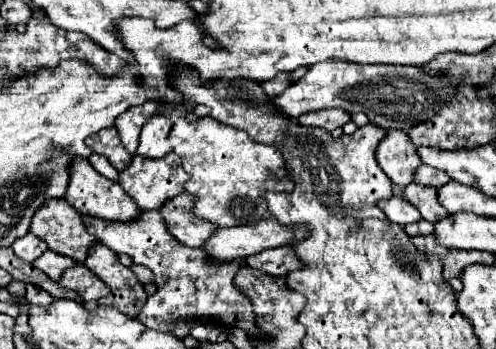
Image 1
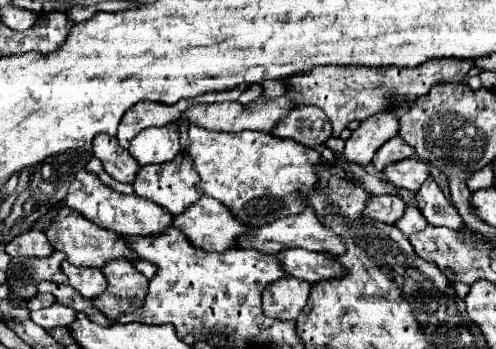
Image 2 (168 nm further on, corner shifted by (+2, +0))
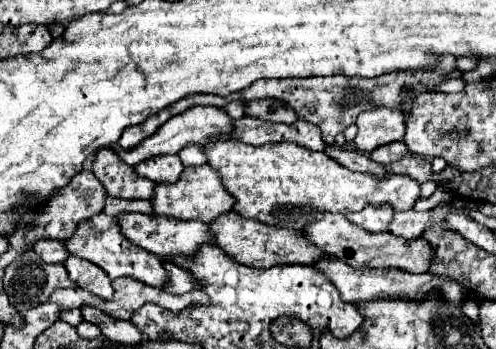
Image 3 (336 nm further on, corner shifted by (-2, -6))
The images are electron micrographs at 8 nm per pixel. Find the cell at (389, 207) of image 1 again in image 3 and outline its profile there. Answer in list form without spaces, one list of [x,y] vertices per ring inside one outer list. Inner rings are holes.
[[[390,206],[386,208],[364,208],[360,212],[348,212],[346,218],[370,232],[386,232],[394,212]]]

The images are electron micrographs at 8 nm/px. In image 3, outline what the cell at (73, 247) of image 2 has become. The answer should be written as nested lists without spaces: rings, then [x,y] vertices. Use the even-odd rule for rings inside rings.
[[[104,212],[98,216],[92,216],[90,222],[88,220],[82,222],[78,226],[78,232],[74,232],[74,236],[70,240],[66,240],[66,246],[70,248],[70,254],[86,258],[86,260],[94,262],[96,266],[100,266],[108,274],[110,280],[126,276],[126,278],[134,278],[138,282],[144,282],[144,284],[156,286],[156,288],[164,288],[168,284],[168,272],[164,270],[158,256],[150,256],[150,252],[146,252],[144,248],[130,244],[130,240],[122,234],[118,220]]]

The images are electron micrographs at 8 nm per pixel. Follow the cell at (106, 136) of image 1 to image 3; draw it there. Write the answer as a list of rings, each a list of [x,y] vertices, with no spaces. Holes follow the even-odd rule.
[[[102,148],[94,162],[92,172],[104,184],[108,196],[124,200],[152,200],[154,182],[138,176],[132,166],[120,160],[120,156],[108,148]]]

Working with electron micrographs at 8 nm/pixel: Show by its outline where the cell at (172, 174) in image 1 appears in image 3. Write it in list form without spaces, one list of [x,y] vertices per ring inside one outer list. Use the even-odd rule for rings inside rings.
[[[210,164],[198,166],[198,168],[184,168],[178,184],[156,184],[154,188],[154,200],[152,200],[154,212],[160,216],[172,216],[178,220],[204,220],[212,224],[220,214],[226,214],[234,206],[234,196],[224,188],[218,172],[210,168]]]

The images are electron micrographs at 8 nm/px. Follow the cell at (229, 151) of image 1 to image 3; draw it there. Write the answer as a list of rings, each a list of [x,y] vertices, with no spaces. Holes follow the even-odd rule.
[[[216,140],[204,148],[208,164],[222,176],[226,190],[236,198],[234,212],[280,228],[304,228],[322,218],[324,212],[358,212],[364,206],[390,204],[394,212],[404,212],[420,198],[420,184],[404,174],[376,178],[352,172],[334,162],[326,152],[312,152],[298,144],[280,142],[266,146],[246,146],[232,140]]]

